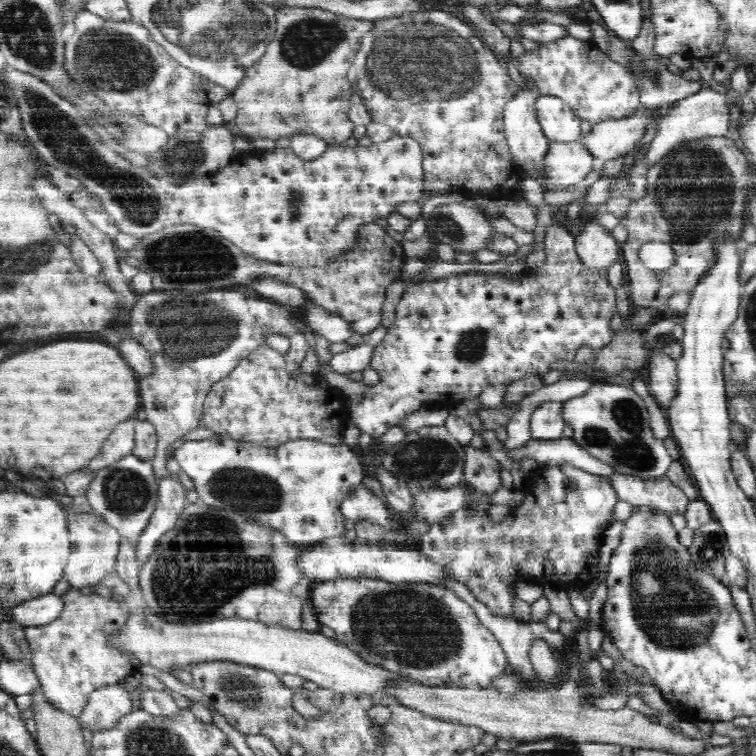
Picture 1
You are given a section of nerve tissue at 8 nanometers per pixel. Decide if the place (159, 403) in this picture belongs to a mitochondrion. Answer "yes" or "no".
yes

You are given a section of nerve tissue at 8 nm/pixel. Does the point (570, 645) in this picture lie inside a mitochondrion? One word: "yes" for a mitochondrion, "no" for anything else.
no

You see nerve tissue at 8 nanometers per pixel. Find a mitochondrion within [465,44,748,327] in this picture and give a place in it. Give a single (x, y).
(694, 194)

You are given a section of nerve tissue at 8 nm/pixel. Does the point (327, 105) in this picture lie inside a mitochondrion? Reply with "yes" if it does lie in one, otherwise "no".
no

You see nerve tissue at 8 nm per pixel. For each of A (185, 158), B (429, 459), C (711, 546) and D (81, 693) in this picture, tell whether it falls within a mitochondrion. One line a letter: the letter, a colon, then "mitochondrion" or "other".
A: mitochondrion
B: mitochondrion
C: mitochondrion
D: other

